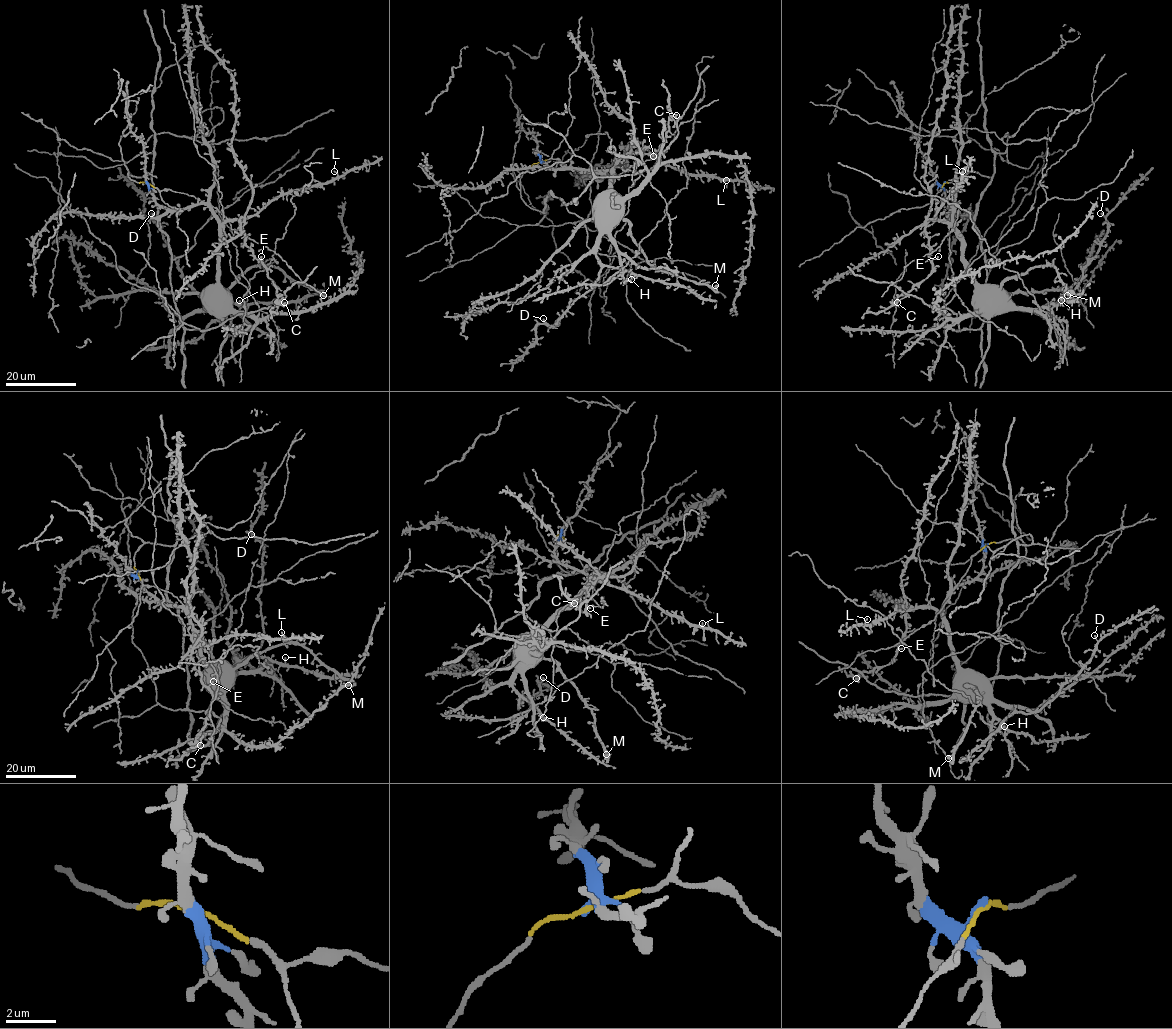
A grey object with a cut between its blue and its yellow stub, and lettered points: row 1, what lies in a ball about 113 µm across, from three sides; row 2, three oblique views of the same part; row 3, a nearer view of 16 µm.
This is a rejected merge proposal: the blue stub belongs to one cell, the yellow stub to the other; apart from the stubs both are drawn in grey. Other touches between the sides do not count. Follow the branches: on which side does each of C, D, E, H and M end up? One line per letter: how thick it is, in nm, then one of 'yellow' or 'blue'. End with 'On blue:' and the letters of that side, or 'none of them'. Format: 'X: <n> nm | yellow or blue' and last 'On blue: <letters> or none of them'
C: 200 nm | yellow
D: 280 nm | blue
E: 240 nm | yellow
H: 280 nm | blue
M: 400 nm | blue
On blue: D, H, M

